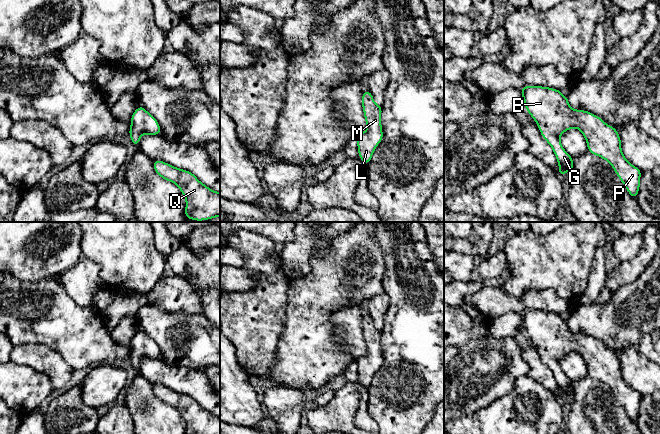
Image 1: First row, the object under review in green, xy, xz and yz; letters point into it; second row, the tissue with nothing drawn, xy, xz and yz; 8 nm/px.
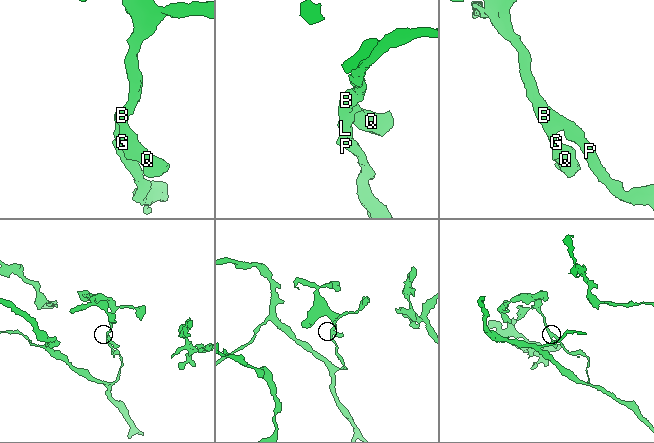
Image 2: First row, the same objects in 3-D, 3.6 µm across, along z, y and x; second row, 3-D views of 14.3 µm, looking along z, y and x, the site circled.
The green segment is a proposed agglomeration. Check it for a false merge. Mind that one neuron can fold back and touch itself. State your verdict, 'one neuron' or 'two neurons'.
one neuron

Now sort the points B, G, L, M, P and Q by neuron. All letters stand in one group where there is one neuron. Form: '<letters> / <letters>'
B G L M P Q

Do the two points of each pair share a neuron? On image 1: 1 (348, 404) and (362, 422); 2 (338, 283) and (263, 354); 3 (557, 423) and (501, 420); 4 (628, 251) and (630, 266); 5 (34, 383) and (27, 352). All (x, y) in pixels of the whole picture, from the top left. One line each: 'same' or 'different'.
1: different
2: different
3: same
4: different
5: different

